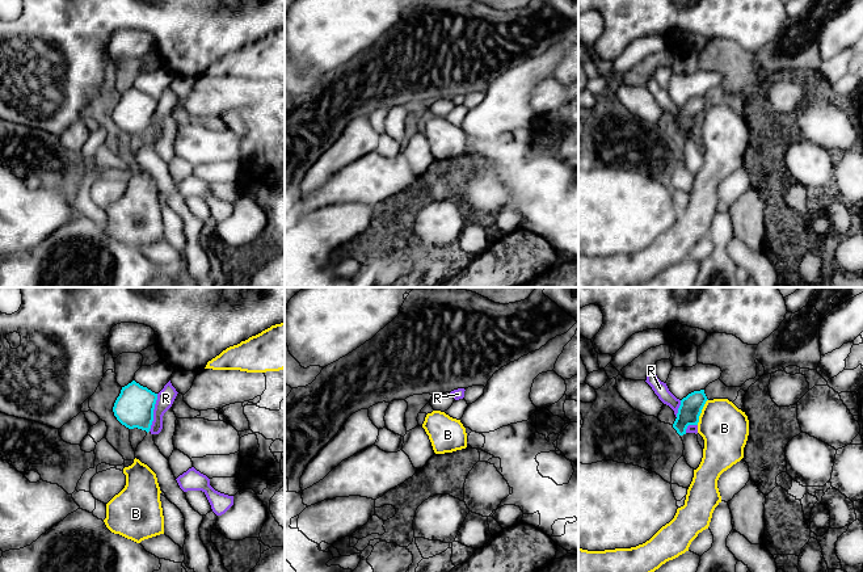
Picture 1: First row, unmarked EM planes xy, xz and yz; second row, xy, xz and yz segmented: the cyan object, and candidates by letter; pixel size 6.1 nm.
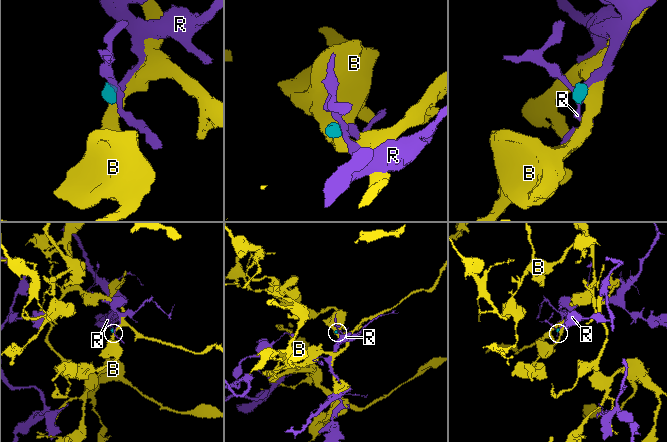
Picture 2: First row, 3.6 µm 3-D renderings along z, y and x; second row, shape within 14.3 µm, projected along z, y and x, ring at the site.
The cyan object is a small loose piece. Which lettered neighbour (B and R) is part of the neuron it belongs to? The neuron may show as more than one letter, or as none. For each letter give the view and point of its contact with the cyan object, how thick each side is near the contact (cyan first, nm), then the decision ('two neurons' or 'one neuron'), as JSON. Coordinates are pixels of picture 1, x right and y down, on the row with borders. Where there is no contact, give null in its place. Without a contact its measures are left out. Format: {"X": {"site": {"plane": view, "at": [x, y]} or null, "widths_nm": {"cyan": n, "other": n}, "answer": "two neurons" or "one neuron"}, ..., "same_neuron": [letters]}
{"B": {"site": {"plane": "yz", "at": [701, 412]}, "widths_nm": {"cyan": 140, "other": 300}, "answer": "two neurons"}, "R": {"site": {"plane": "xy", "at": [152, 412]}, "widths_nm": {"cyan": 240, "other": 110}, "answer": "two neurons"}, "same_neuron": []}

